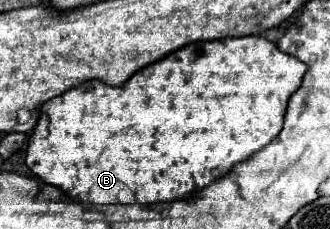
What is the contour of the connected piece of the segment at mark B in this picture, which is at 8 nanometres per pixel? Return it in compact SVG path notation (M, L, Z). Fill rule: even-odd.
M255 35L255 37L225 37L225 39L215 39L215 41L189 43L181 49L165 55L163 59L139 69L139 73L131 75L119 87L109 87L109 85L103 85L101 81L87 81L81 87L65 91L63 95L53 97L51 101L43 103L39 121L33 129L33 135L29 137L25 165L43 183L51 183L51 185L59 187L61 191L71 195L71 199L79 199L79 203L94 205L139 203L151 205L159 203L159 201L183 199L193 189L203 189L209 183L217 181L219 177L227 175L233 165L237 165L239 161L249 159L253 153L261 151L265 145L269 145L279 135L279 131L283 127L287 101L289 101L291 93L301 85L305 71L307 71L307 67L303 63L299 63L299 59L293 59L293 57L281 53L275 47L275 43L271 43L271 41L267 41L265 37L259 37L259 35Z

